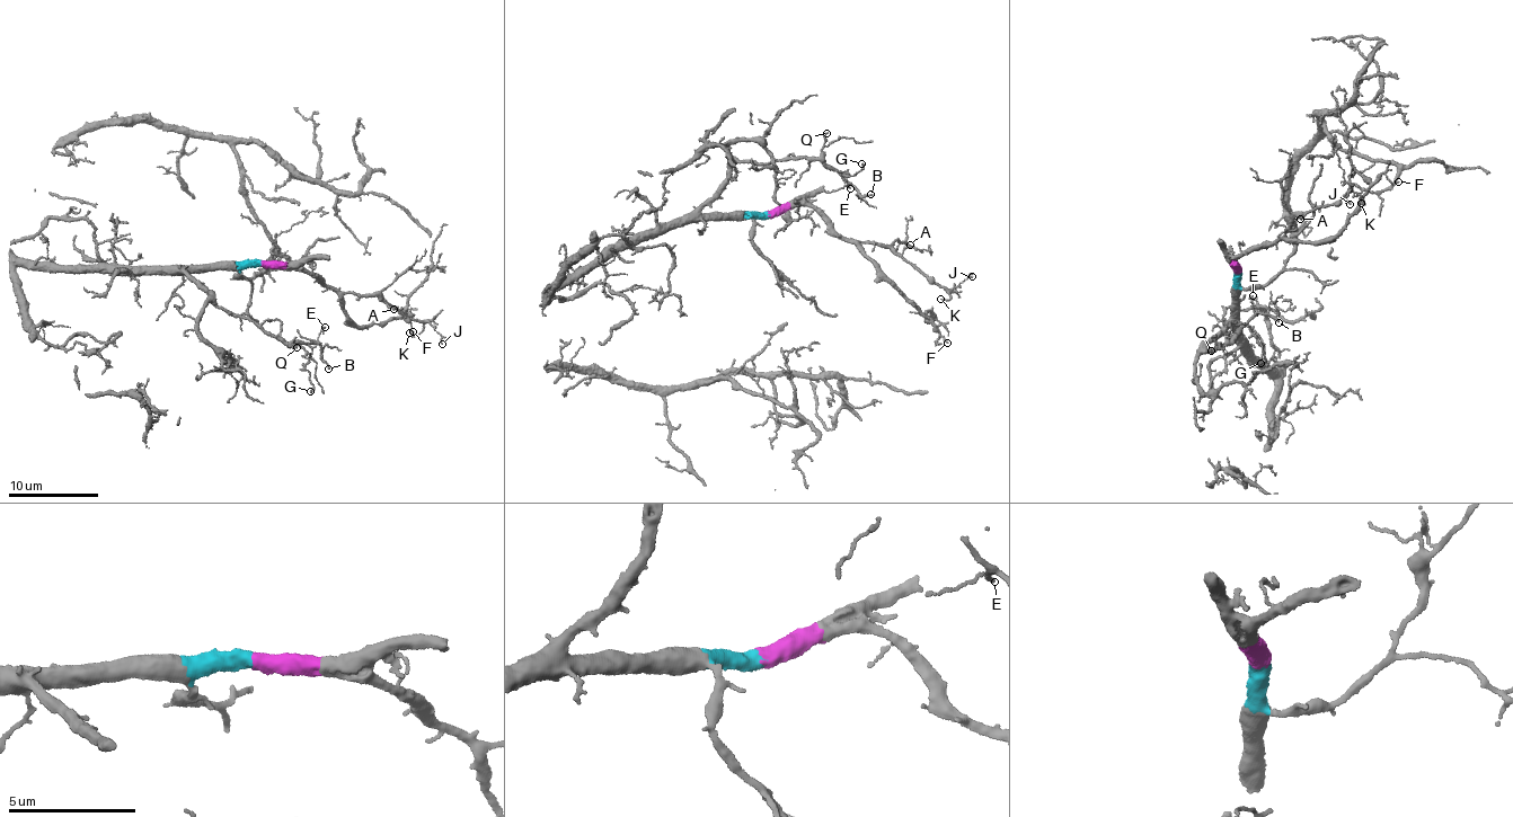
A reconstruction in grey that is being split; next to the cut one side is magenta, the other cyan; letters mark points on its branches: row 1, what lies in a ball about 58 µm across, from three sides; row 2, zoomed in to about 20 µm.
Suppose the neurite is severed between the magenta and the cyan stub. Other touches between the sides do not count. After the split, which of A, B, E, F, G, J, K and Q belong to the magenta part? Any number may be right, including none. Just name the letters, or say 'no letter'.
A, F, J, K

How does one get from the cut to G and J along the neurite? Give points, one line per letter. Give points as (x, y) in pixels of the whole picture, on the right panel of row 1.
G: (1238, 269), (1231, 286), (1232, 317), (1206, 349), (1218, 342), (1226, 345), (1245, 325), (1261, 344), (1259, 363)
J: (1238, 269), (1240, 252), (1275, 241), (1295, 215), (1332, 204), (1350, 191), (1344, 198), (1350, 204)

